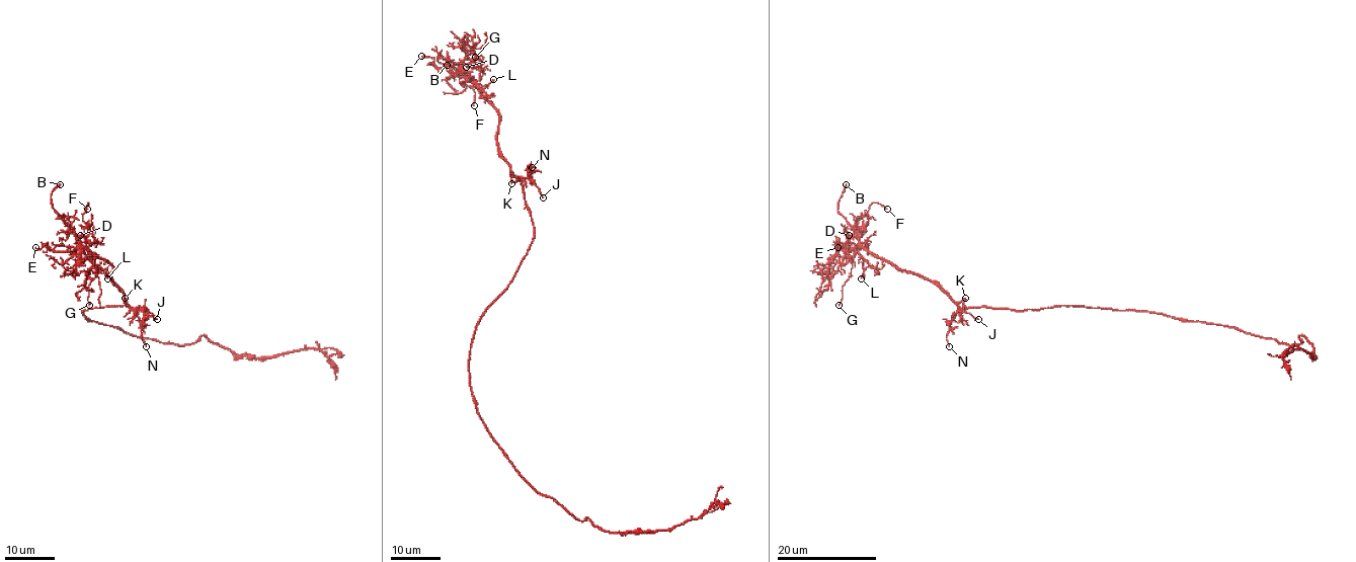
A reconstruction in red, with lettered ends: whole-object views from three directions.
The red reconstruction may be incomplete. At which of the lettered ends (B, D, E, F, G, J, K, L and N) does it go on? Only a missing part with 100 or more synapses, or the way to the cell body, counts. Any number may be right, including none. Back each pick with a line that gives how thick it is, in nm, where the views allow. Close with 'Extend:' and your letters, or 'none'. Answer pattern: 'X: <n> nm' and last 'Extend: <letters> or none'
B: 180 nm
Extend: B

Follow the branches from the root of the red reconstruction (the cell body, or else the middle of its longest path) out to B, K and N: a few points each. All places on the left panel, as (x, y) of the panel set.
B: (89, 309), (147, 310), (125, 301), (112, 267), (53, 208), (51, 195), (60, 184)
K: (89, 309), (129, 305), (147, 310), (141, 307), (134, 309), (125, 303), (125, 298)
N: (89, 309), (114, 305), (147, 309), (136, 309), (143, 313), (141, 335), (146, 346)

